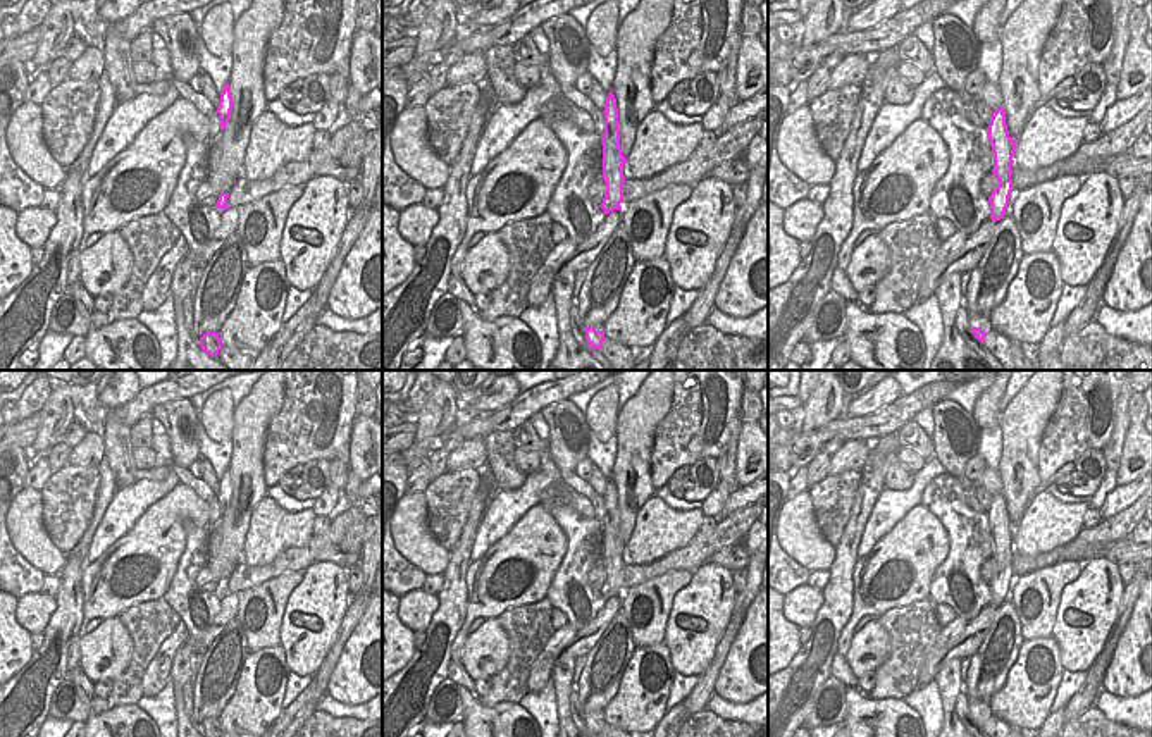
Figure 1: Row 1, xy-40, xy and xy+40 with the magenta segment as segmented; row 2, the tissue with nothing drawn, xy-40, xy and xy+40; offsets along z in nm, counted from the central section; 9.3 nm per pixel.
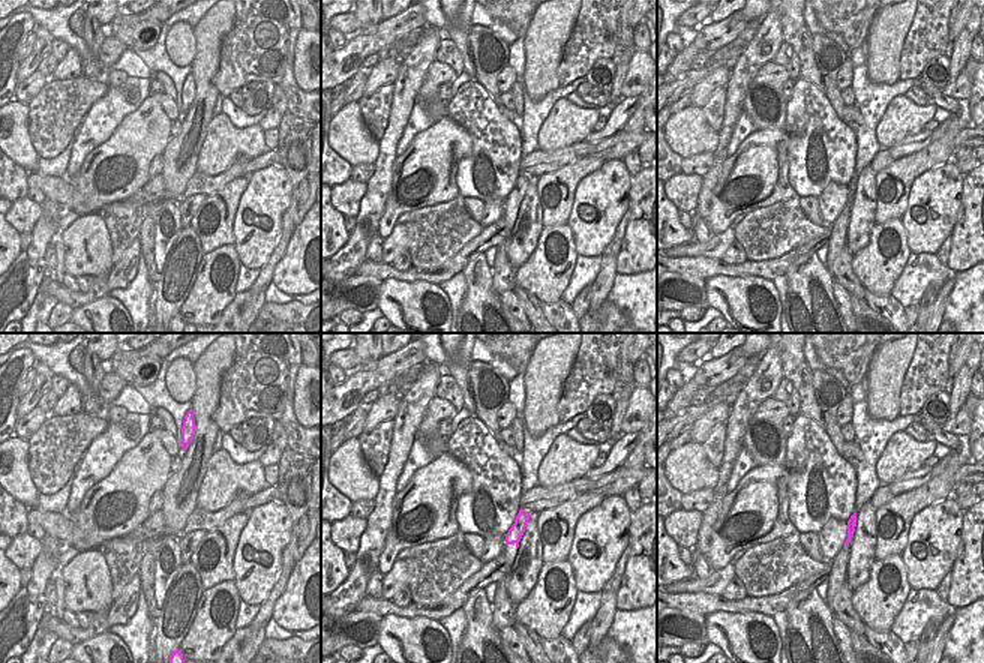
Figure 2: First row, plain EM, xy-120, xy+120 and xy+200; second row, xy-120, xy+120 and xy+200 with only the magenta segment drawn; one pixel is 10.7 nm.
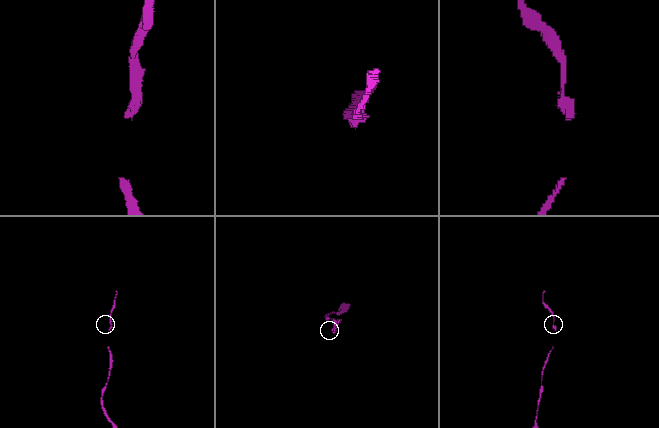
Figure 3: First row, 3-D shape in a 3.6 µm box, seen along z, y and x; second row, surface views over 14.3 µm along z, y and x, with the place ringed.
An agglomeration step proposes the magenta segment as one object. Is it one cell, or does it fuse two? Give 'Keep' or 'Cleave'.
Keep

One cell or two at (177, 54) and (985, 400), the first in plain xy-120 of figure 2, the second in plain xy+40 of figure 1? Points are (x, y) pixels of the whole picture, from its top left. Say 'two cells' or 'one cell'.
one cell

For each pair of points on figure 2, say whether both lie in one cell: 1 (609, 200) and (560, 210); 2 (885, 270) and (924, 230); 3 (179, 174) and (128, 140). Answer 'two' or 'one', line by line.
1: two
2: two
3: two

